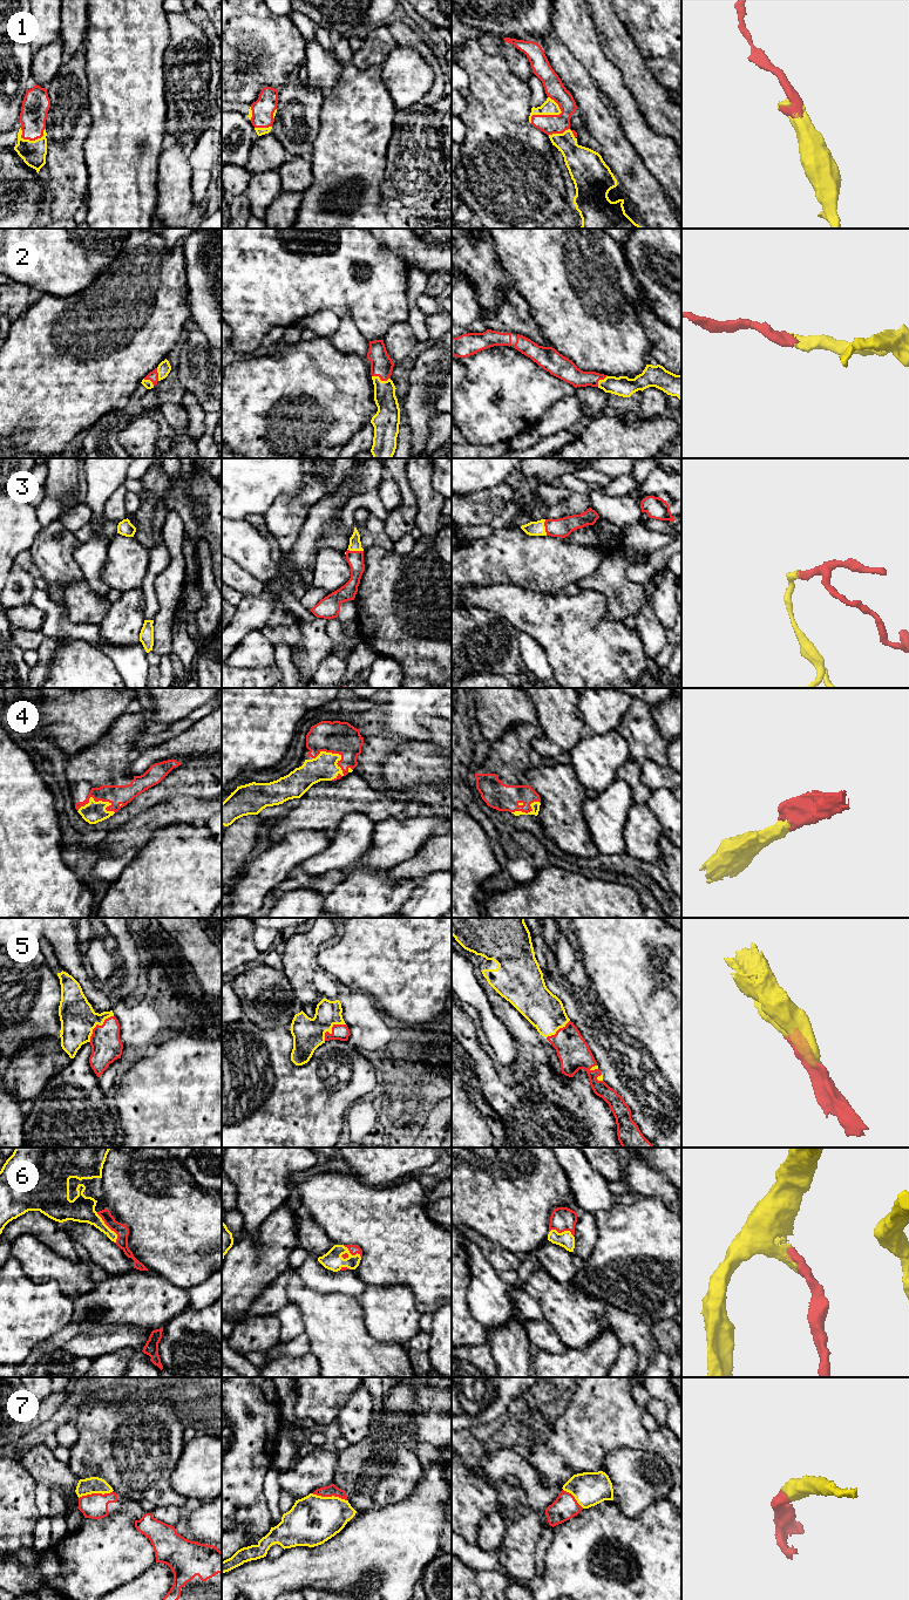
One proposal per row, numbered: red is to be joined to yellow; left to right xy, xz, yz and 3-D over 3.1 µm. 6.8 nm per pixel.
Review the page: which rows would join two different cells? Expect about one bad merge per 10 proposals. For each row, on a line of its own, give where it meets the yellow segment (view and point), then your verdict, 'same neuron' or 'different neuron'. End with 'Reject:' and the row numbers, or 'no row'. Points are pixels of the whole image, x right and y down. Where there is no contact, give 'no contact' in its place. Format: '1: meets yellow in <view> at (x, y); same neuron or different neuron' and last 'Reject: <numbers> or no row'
1: meets yellow in yz at (543, 114); same neuron
2: meets yellow in xz at (380, 380); same neuron
3: meets yellow in xz at (355, 550); same neuron
4: meets yellow in xz at (336, 754); same neuron
5: meets yellow in xy at (97, 1023); same neuron
6: meets yellow in xz at (350, 1253); same neuron
7: meets yellow in xz at (330, 1497); same neuron
Reject: no row

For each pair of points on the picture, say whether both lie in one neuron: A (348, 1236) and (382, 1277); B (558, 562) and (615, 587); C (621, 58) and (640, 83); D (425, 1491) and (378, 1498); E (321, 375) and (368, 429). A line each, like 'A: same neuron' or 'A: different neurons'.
A: same neuron
B: different neurons
C: same neuron
D: different neurons
E: different neurons

